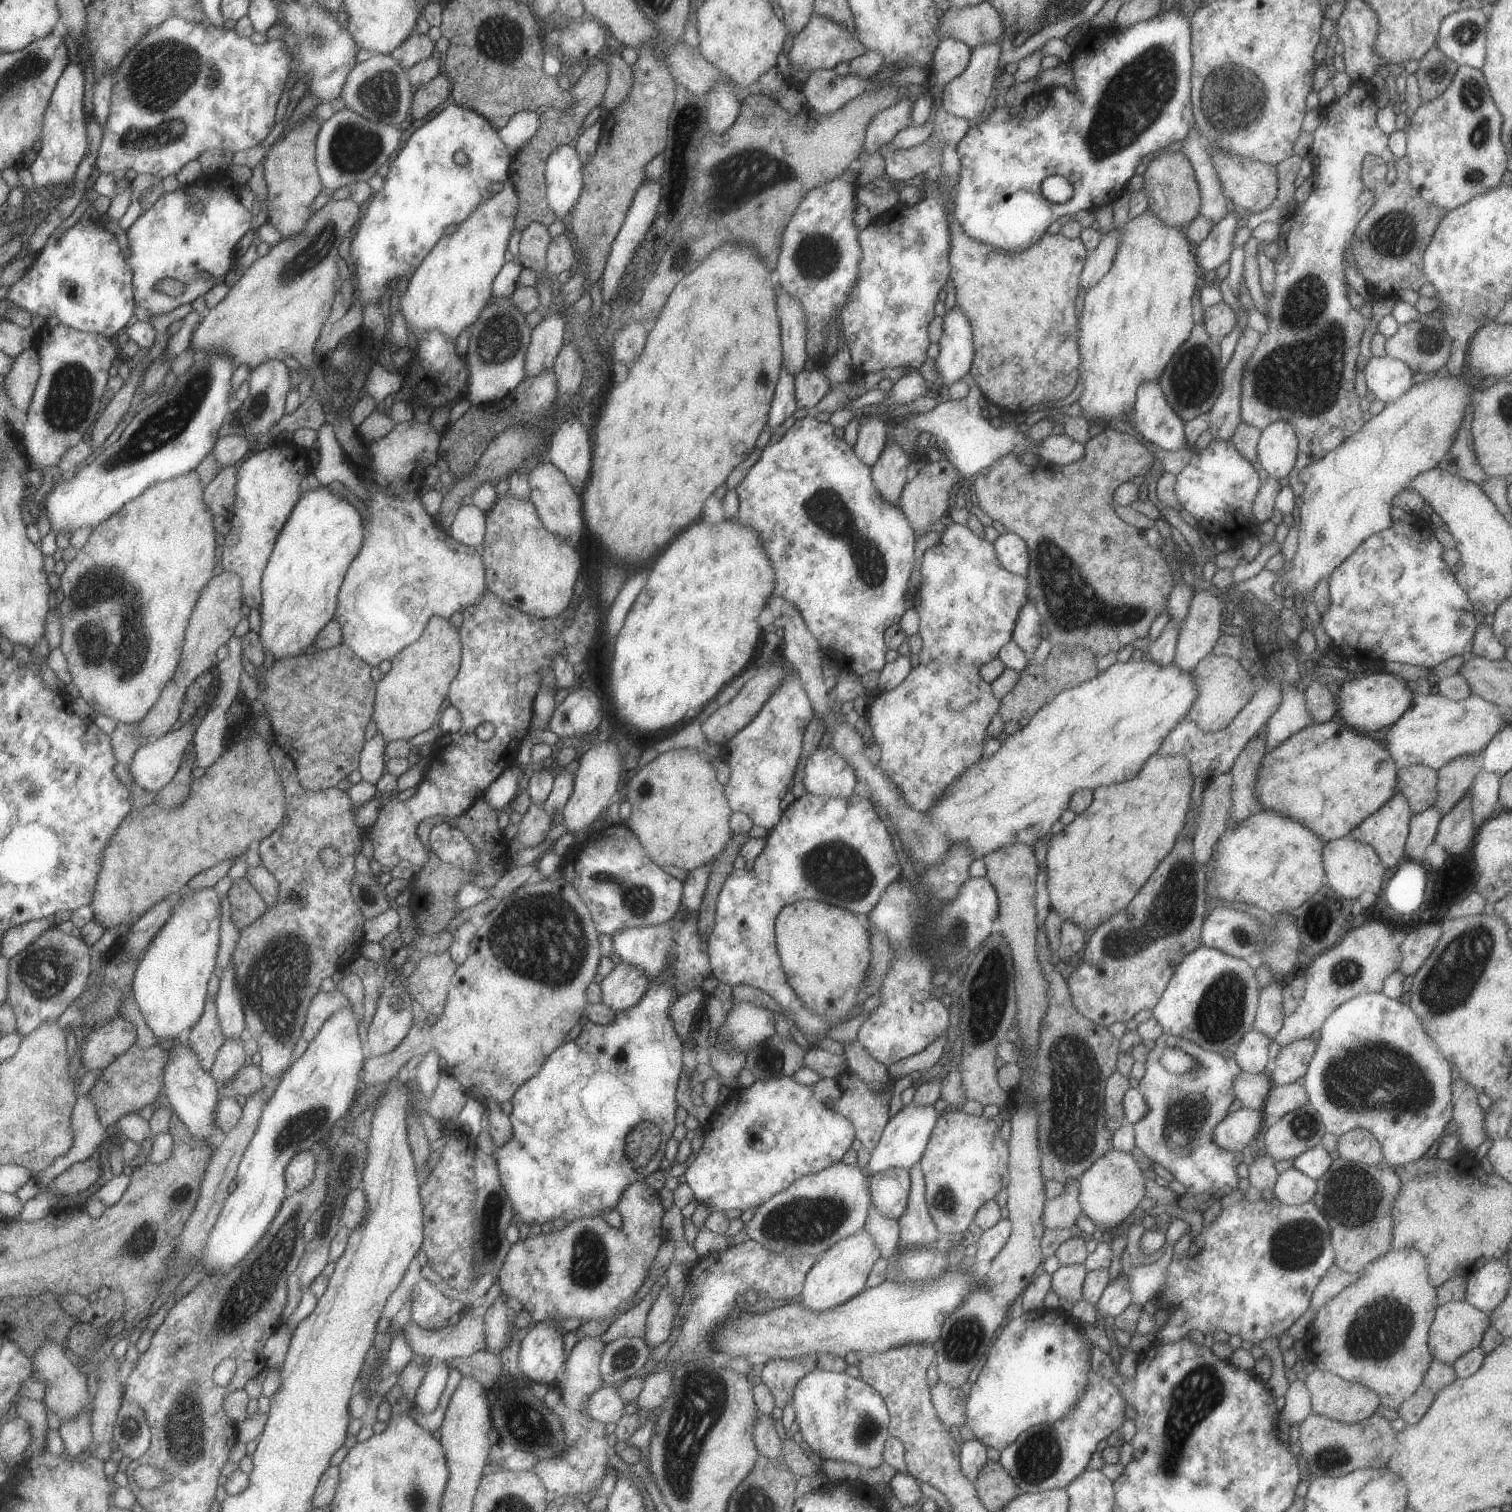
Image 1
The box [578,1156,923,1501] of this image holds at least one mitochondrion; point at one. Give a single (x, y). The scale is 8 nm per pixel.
(688, 1426)

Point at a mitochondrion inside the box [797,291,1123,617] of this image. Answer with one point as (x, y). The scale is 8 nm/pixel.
(825, 508)

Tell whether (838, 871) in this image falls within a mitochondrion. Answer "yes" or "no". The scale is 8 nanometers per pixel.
yes

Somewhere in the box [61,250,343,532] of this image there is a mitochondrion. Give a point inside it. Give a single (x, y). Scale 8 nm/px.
(170, 420)

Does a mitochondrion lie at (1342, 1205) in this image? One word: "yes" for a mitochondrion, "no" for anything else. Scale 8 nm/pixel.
yes

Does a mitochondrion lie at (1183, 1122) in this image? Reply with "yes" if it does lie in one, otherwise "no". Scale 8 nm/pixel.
yes

